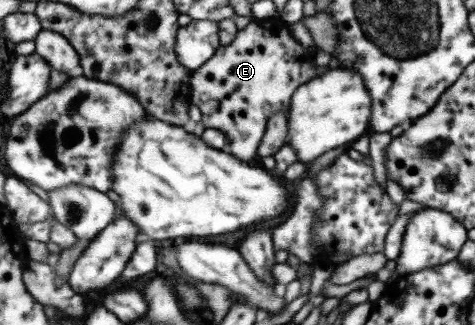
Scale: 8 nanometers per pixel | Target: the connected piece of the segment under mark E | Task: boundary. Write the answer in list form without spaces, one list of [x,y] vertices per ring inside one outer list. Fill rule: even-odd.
[[[252,20],[230,44],[219,46],[202,66],[190,72],[189,100],[201,112],[205,128],[219,130],[226,137],[226,151],[246,162],[254,158],[264,134],[267,118],[275,112],[286,115],[293,92],[316,76],[307,51],[290,35],[280,20]]]

